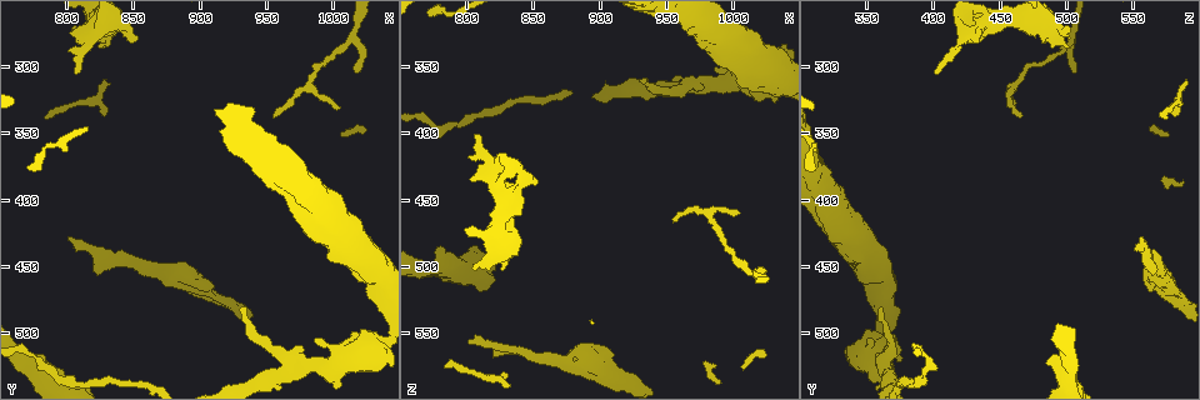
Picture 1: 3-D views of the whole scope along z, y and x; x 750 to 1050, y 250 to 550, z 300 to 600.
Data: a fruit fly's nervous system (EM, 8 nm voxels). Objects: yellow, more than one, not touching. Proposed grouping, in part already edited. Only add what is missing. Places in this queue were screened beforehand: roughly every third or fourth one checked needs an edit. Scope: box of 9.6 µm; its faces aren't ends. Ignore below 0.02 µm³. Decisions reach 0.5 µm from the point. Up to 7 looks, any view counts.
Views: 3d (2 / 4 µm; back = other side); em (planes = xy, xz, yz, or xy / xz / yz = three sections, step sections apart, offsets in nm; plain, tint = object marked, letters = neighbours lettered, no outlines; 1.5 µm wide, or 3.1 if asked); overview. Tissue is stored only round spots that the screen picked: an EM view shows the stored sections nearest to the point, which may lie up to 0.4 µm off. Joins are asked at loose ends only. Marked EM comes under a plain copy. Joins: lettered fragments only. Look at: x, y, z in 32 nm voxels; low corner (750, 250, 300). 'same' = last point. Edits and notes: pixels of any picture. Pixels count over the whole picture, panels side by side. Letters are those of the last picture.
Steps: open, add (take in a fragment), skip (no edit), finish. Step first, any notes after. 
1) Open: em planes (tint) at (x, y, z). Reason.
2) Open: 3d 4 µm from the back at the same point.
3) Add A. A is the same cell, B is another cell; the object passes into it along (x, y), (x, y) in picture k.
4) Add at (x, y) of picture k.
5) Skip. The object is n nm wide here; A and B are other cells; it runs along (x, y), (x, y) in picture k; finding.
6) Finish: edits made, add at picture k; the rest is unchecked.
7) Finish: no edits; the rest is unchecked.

Open: em planes (letters) at (806, 304, 402). Free end.

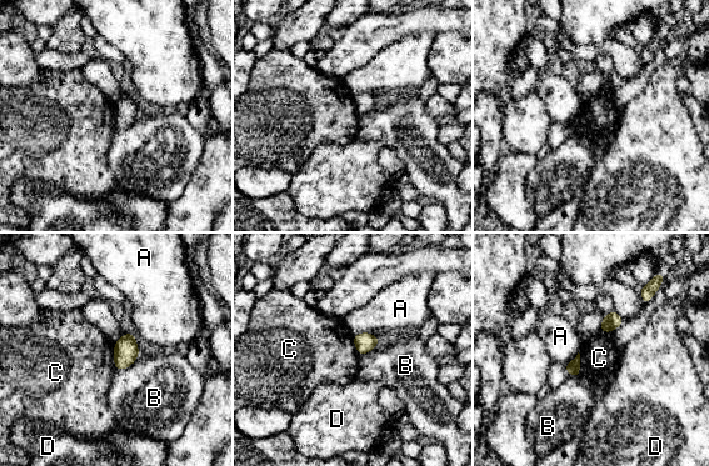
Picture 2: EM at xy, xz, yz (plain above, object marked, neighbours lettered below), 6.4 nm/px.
Skip. A, B, C and D are other cells; a border runs along (113, 344), (115, 370) in picture 2; none of them fits.

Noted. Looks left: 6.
Open: em xy step 4 (tint) at (828, 284, 500). An open end.

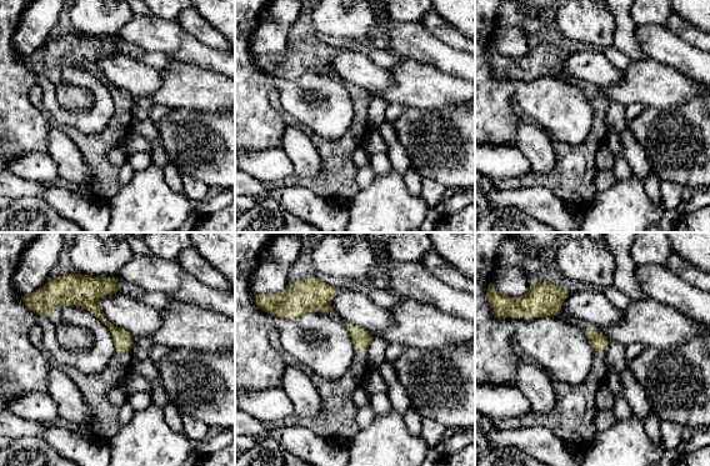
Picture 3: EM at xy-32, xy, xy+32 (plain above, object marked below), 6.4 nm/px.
Open: em planes (letters) at the same point. Cut it another way.

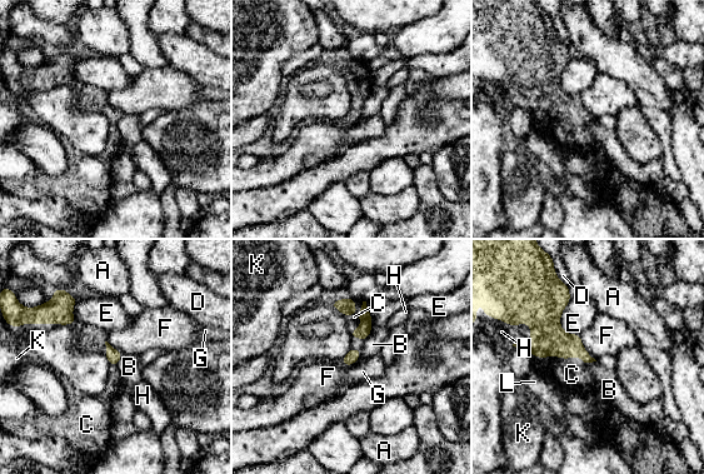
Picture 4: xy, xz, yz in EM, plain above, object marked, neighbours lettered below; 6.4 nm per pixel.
Add C. C is the same cell, A, B, D, E, F, G, H, K and L are other cells; it goes on there.

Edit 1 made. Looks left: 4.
Open: overview. Redraw.

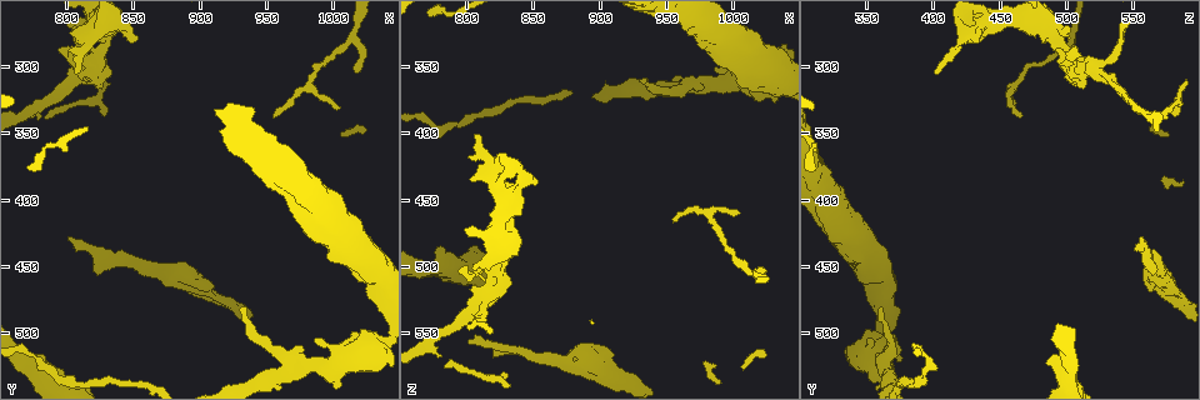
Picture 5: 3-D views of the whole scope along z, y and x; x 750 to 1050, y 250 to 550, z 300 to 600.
Open: em planes (letters) at (818, 454, 566). Branch stops here.

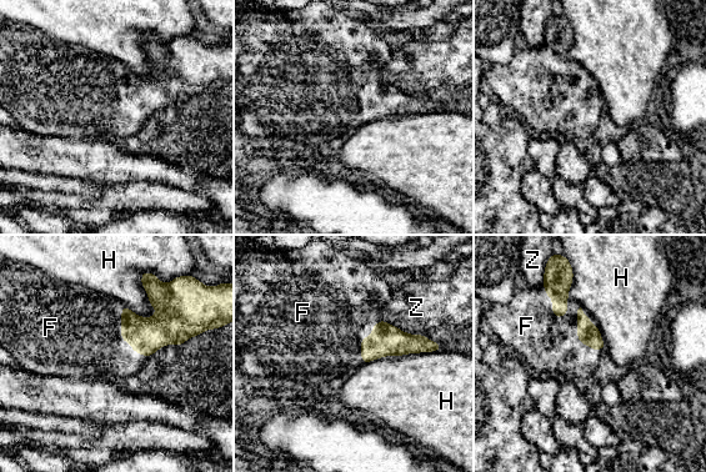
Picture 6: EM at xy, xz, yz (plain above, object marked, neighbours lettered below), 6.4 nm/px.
Add F. The longest contact is with H, 500 nm; F is the same cell, H and Z are other cells; it goes on there.

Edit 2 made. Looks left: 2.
Finish: edits made, add at picture 4, add at picture 6; the rest is unchecked.

